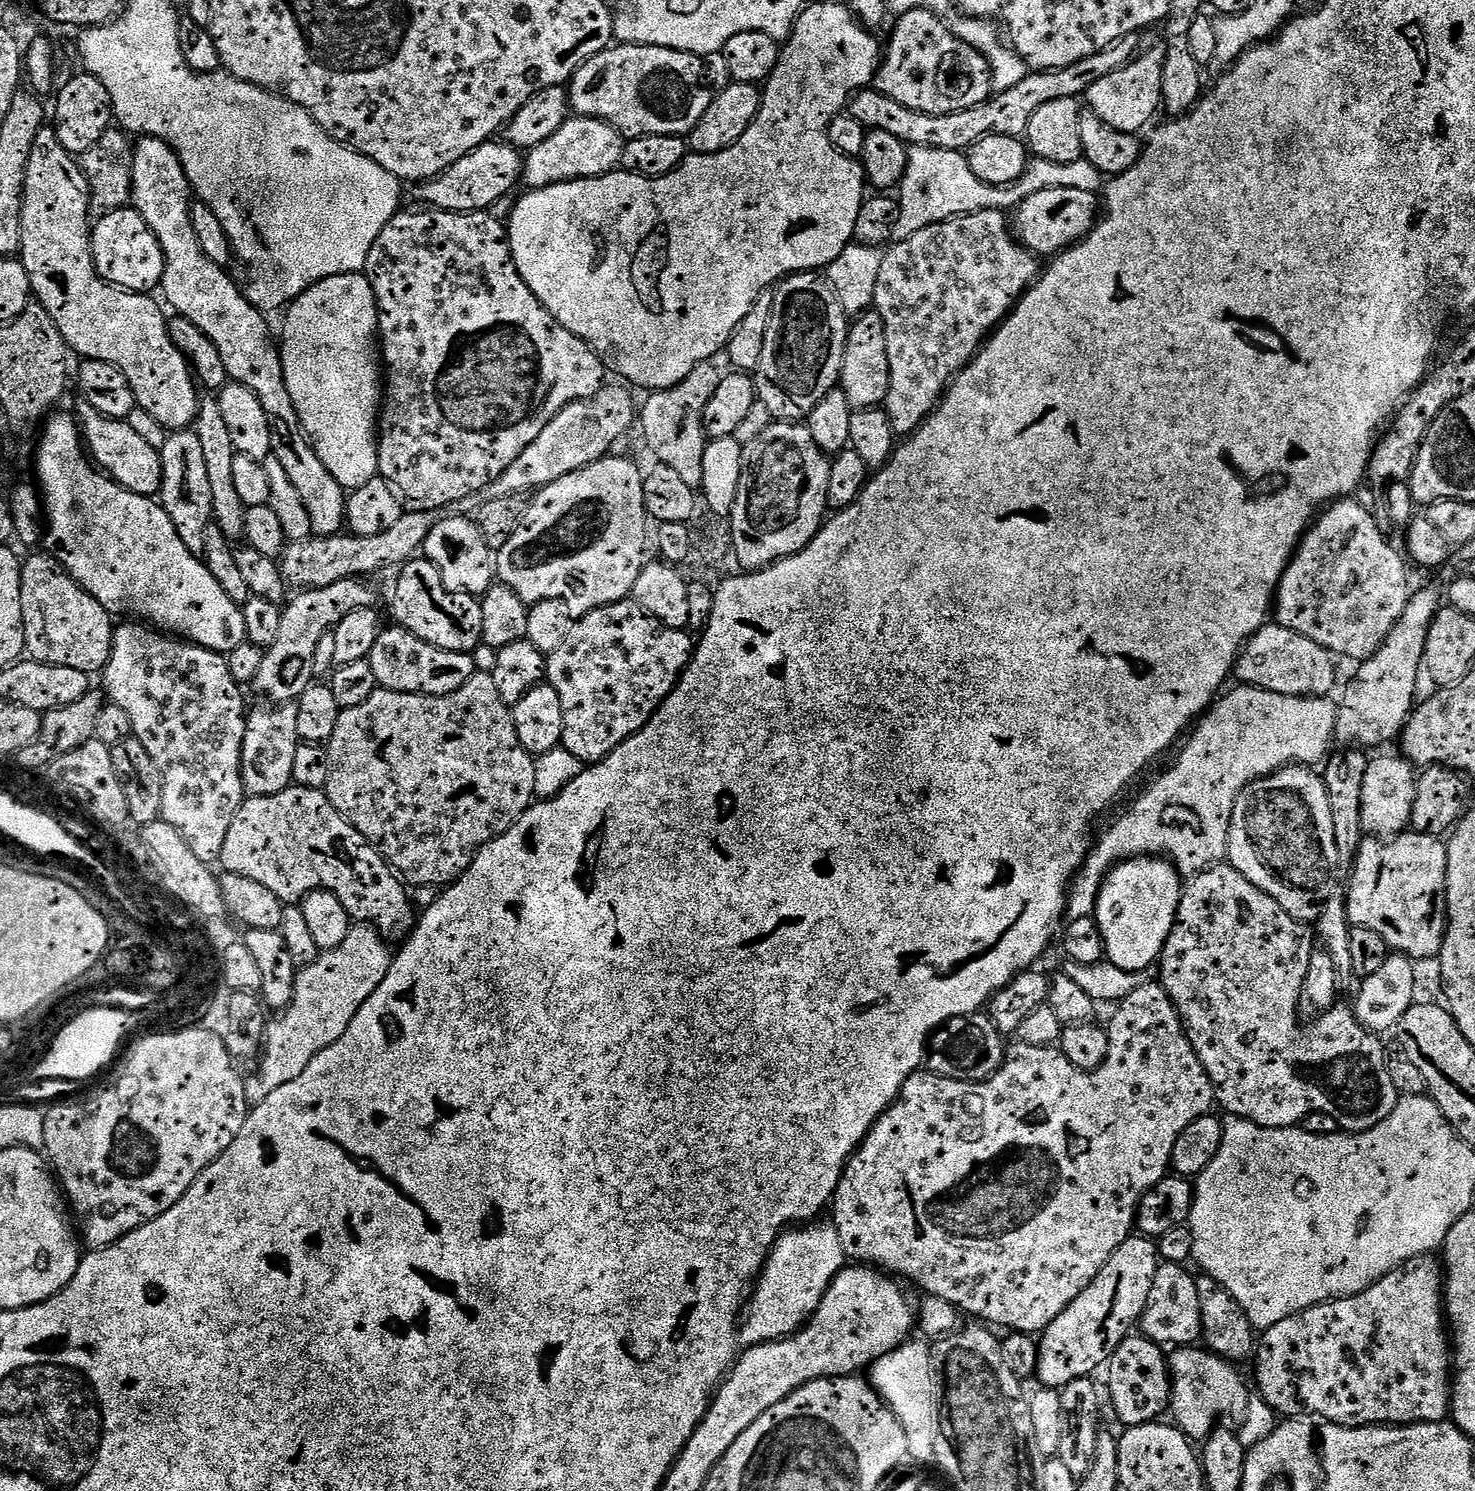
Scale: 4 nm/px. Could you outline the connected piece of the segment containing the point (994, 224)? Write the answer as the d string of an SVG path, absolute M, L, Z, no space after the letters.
M986 209L926 226L887 249L874 289L874 311L882 318L890 358L886 411L892 431L911 434L936 411L954 380L972 363L991 333L1036 283L1042 264L1010 231L1010 220L998 209Z

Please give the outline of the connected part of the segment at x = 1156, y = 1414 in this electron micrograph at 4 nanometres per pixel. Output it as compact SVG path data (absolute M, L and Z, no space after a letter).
M1130 1334L1114 1350L1108 1359L1108 1396L1110 1406L1116 1412L1125 1429L1143 1424L1155 1424L1169 1411L1172 1399L1172 1378L1168 1371L1168 1356L1161 1345L1143 1334Z

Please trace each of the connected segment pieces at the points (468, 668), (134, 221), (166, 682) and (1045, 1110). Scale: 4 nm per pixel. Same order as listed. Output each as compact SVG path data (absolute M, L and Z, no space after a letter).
M391 627L381 631L368 659L377 683L385 691L446 697L456 693L476 675L476 663L471 653L444 651L424 643L405 628Z
M132 206L103 213L92 229L92 257L96 273L107 284L125 288L127 292L151 293L164 279L164 251L150 226Z
M124 622L121 624L124 625L121 628L119 625L115 629L112 639L112 657L108 661L108 667L102 673L104 684L108 687L109 701L126 712L131 724L131 735L140 740L142 746L146 746L146 750L150 750L150 758L154 758L158 770L164 776L164 802L160 811L161 817L170 826L174 826L174 830L178 830L178 834L182 834L182 838L186 842L186 846L190 846L194 858L198 858L206 865L215 865L220 859L222 848L226 846L226 836L230 834L230 828L234 826L238 810L246 799L244 735L248 729L248 716L246 711L244 712L244 696L240 693L243 692L242 686L234 680L227 659L221 653L211 652L208 648L200 648L198 645L185 642L180 638L173 638L171 635L153 630L140 622Z
M1146 983L1122 1001L1122 1008L1124 1032L1111 1033L1106 1062L1094 1072L1083 1072L1074 1066L1059 1047L1043 1048L1016 1042L1013 1048L1011 1045L1000 1069L987 1080L970 1079L968 1090L942 1092L942 1108L930 1108L928 1118L887 1116L883 1112L866 1139L849 1158L834 1197L834 1227L842 1238L845 1257L864 1266L875 1266L897 1277L905 1276L918 1287L925 1288L923 1291L927 1295L945 1299L961 1313L969 1312L972 1318L987 1322L997 1329L1006 1328L1013 1333L1043 1333L1050 1322L1054 1322L1054 1318L1058 1318L1058 1314L1062 1314L1062 1310L1066 1310L1066 1306L1070 1306L1070 1302L1074 1302L1074 1298L1078 1298L1078 1294L1082 1294L1082 1290L1086 1290L1086 1286L1098 1278L1102 1266L1110 1262L1114 1250L1118 1250L1118 1246L1125 1244L1128 1237L1133 1235L1140 1200L1169 1175L1178 1138L1186 1126L1193 1124L1199 1116L1209 1115L1214 1108L1212 1079L1188 1041L1184 1023L1166 990L1159 983Z

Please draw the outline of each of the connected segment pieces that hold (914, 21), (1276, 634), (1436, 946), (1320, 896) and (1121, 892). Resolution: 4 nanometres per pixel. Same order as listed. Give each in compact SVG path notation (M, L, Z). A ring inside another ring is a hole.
M910 10L894 24L874 81L882 94L910 106L910 110L935 116L970 110L993 95L992 71L984 55L954 38L934 13Z
M1266 622L1241 649L1233 675L1241 685L1270 690L1287 696L1327 697L1336 684L1336 664L1332 653L1316 642L1281 624Z
M1405 830L1398 836L1393 836L1387 842L1380 838L1364 838L1360 842L1360 851L1354 857L1356 865L1352 868L1352 881L1348 884L1346 891L1346 903L1348 905L1348 923L1349 925L1374 930L1374 934L1382 934L1382 938L1387 942L1389 949L1393 953L1406 956L1413 962L1428 960L1439 957L1440 949L1444 946L1444 936L1448 932L1448 845L1441 837L1431 836Z
M1293 764L1251 780L1234 802L1226 860L1258 890L1270 894L1286 914L1305 922L1318 919L1324 903L1337 895L1336 879L1342 863L1323 775Z
M1137 856L1116 865L1109 872L1104 884L1100 887L1094 919L1100 928L1100 937L1104 943L1106 960L1120 970L1136 973L1147 973L1159 961L1164 953L1164 943L1170 938L1176 924L1176 915L1180 909L1182 877L1176 871L1176 865L1167 858L1155 856Z

